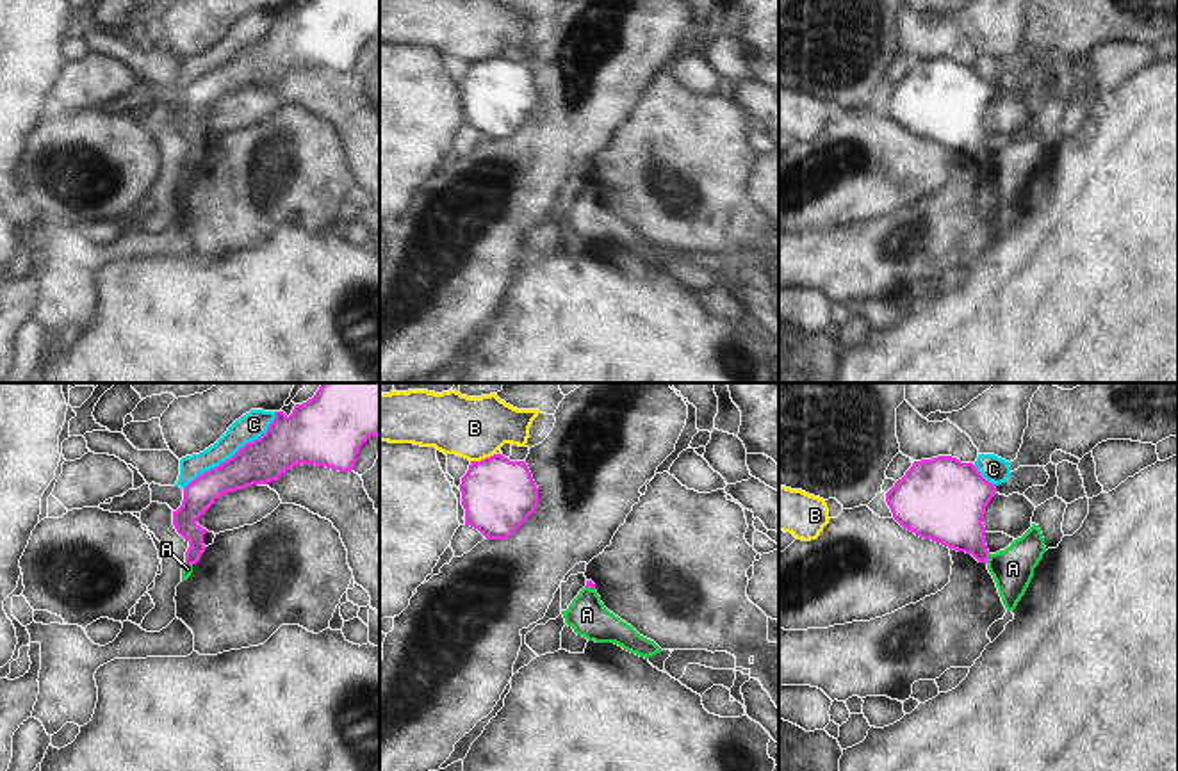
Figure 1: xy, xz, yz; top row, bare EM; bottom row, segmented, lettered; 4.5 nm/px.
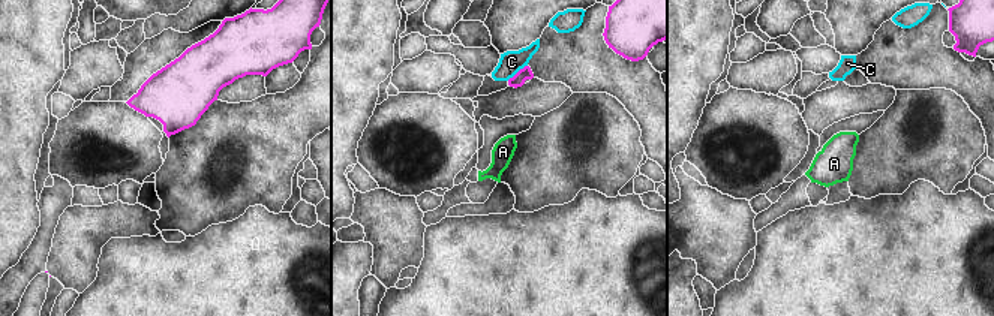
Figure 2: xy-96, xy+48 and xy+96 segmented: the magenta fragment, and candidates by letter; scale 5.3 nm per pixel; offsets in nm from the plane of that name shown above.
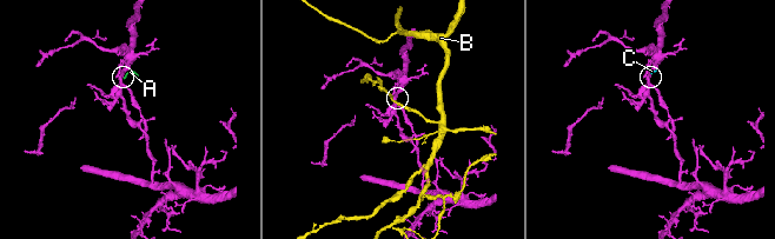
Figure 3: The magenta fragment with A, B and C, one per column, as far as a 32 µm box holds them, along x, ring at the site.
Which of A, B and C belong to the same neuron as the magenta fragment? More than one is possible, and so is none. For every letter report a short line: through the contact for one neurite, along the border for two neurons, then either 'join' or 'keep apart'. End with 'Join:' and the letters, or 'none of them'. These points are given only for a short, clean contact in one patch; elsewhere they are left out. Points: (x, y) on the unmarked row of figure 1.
A: yz (989, 155), (986, 162) | keep apart
B: xz (494, 54), (471, 63) | keep apart
C: keep apart
Join: none of them

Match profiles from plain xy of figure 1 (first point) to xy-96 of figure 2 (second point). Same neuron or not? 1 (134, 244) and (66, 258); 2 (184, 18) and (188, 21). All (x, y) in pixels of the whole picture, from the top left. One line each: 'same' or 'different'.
1: same
2: same

